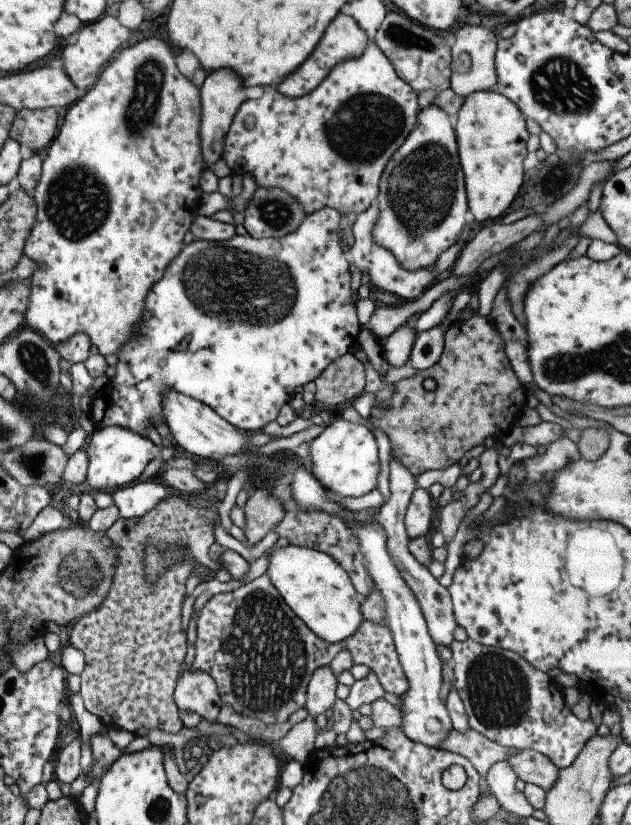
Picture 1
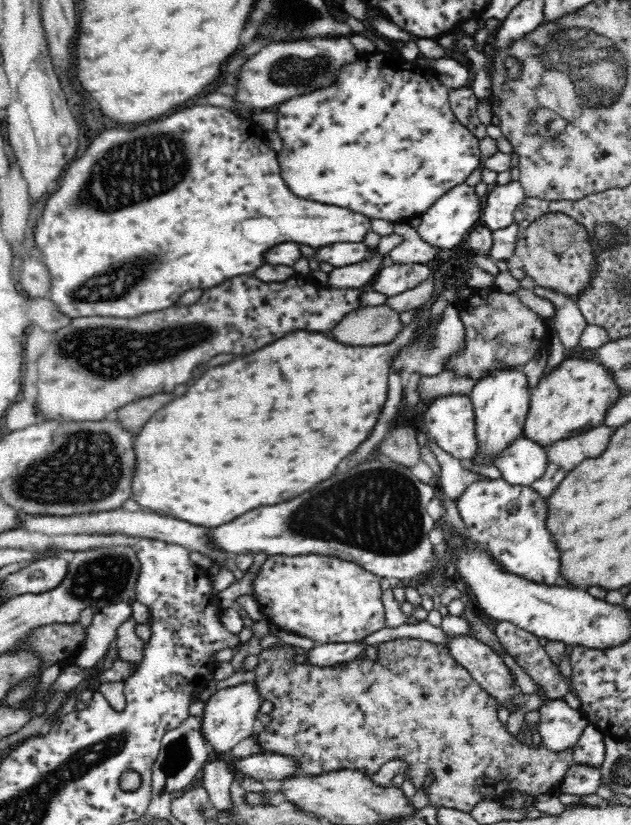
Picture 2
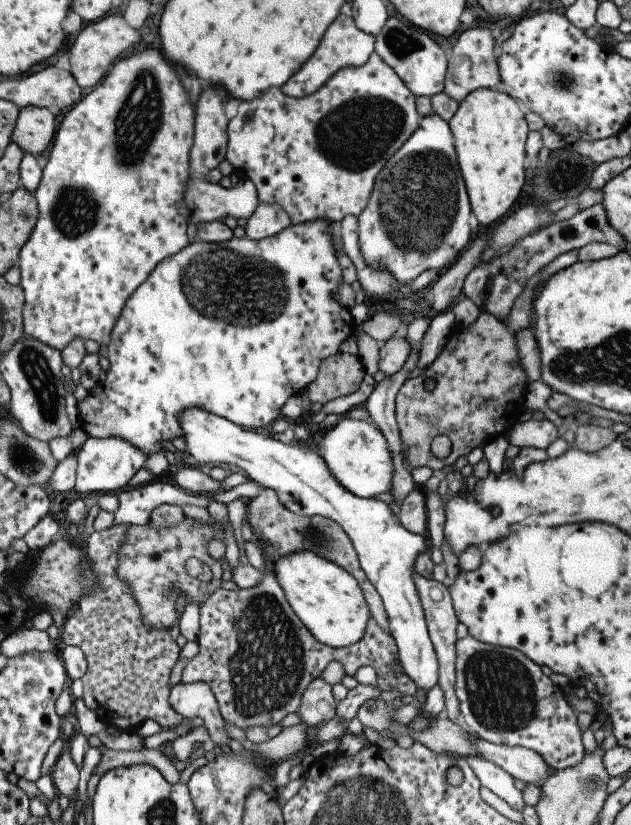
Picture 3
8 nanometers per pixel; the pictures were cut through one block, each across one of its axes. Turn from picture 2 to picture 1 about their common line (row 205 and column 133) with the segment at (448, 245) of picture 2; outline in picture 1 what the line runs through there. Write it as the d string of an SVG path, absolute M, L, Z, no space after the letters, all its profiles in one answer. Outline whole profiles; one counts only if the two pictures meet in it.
M101 428L95 430L87 444L87 472L85 472L85 484L93 490L111 492L115 488L129 486L137 482L141 470L159 454L159 446L149 442L143 436L137 436L131 430L125 428Z

